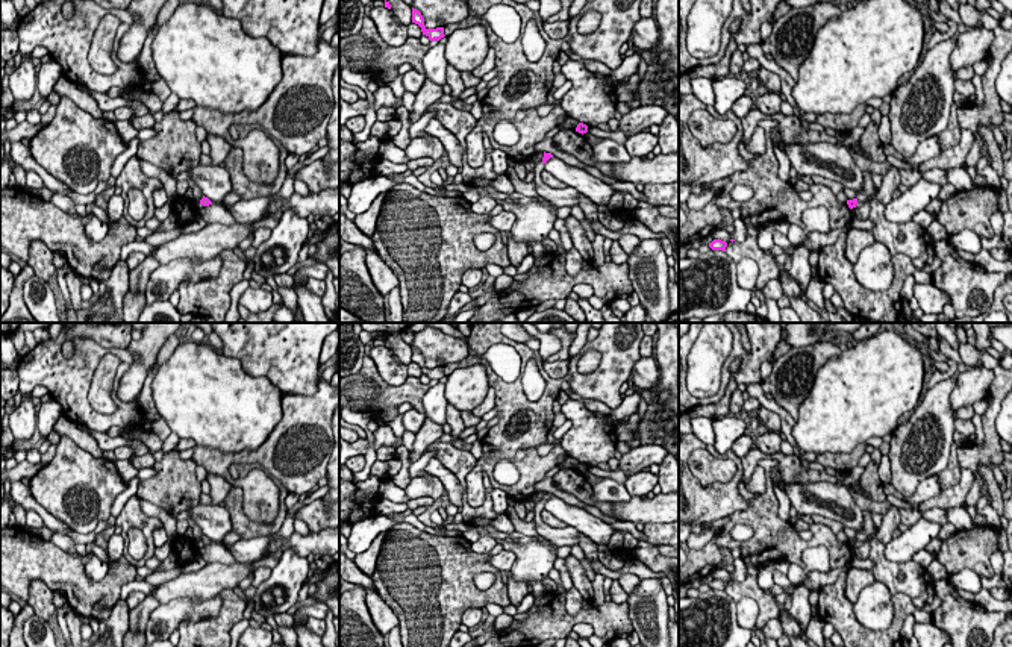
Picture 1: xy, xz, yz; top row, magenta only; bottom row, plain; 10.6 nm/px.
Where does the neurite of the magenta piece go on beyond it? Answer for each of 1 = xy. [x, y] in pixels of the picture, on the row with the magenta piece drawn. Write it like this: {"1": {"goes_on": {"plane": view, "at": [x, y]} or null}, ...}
{"1": {"goes_on": null}}

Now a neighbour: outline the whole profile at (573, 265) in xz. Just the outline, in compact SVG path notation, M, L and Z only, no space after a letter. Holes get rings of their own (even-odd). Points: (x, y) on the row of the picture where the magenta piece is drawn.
M571 247L570 250L567 250L565 261L567 261L565 262L567 273L570 276L577 276L579 271L582 270L583 258L580 256L576 247Z

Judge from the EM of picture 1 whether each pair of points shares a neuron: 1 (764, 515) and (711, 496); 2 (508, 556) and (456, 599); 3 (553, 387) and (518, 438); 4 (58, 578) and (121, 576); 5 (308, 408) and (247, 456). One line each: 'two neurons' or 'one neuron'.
1: two neurons
2: two neurons
3: one neuron
4: one neuron
5: one neuron

